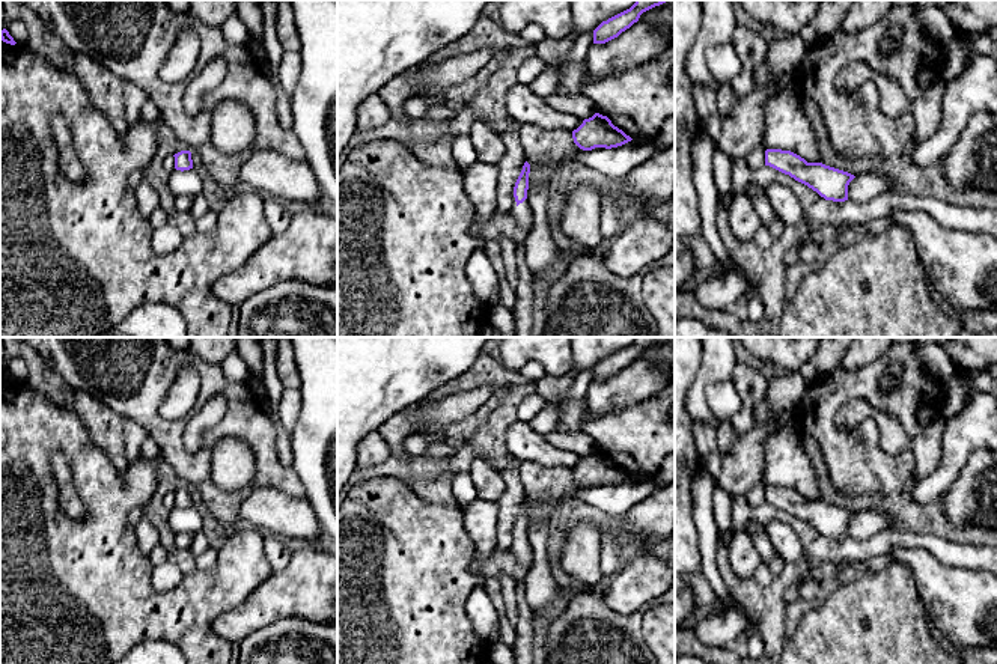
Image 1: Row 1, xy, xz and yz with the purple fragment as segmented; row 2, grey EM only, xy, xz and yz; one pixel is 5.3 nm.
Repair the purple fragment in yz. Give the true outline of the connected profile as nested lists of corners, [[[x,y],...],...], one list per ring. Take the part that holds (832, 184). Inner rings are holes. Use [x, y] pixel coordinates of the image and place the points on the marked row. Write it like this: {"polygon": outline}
{"polygon": [[[767,149],[765,166],[770,166],[795,181],[807,185],[825,200],[848,200],[848,185],[854,175],[825,166],[822,163],[807,163],[791,151]]]}

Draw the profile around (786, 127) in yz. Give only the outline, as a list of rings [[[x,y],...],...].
[[[795,84],[771,96],[765,107],[765,132],[762,148],[791,151],[807,163],[821,163],[815,134],[801,105],[803,93]]]

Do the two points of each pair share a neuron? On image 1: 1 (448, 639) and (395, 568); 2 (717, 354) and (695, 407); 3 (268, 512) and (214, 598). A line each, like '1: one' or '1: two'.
1: one
2: one
3: two

